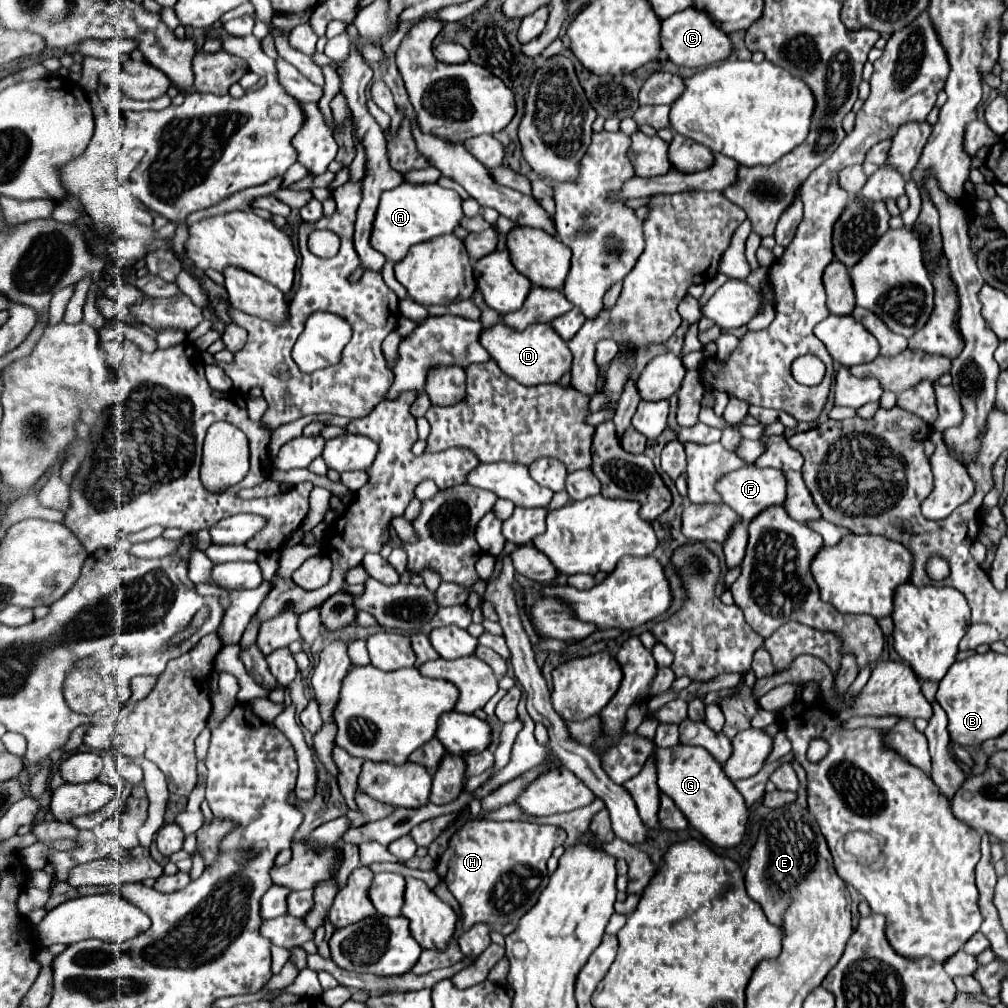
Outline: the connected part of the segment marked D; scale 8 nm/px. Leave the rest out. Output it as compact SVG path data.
M496 323L480 333L480 345L490 353L490 357L498 363L498 367L512 379L522 385L540 385L560 381L560 377L572 365L572 353L568 345L552 331L550 325L536 323L526 327L524 331L516 331L504 323Z

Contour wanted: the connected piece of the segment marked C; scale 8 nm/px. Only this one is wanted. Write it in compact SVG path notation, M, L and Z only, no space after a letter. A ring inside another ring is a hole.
M688 9L662 21L662 49L668 53L668 59L676 65L708 67L712 63L726 61L734 51L734 43L718 25L712 23L712 19L704 11Z

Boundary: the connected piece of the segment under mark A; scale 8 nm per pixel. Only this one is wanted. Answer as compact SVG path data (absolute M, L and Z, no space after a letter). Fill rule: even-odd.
M400 183L398 187L384 191L374 219L370 243L376 251L380 251L386 257L386 261L398 263L406 257L412 245L424 243L438 235L452 233L460 225L460 219L464 217L460 207L462 207L460 195L452 189L440 187L438 183L430 183L430 185Z

